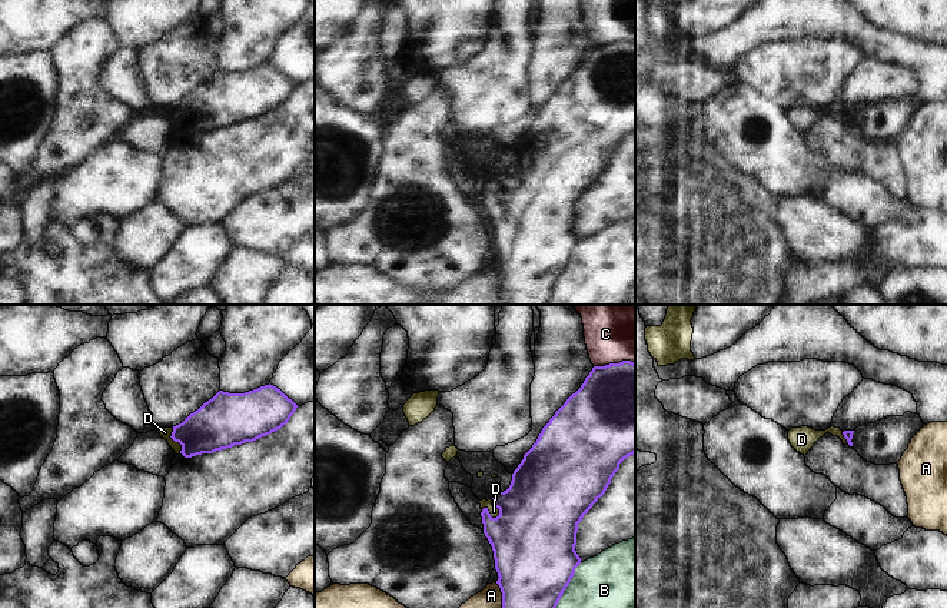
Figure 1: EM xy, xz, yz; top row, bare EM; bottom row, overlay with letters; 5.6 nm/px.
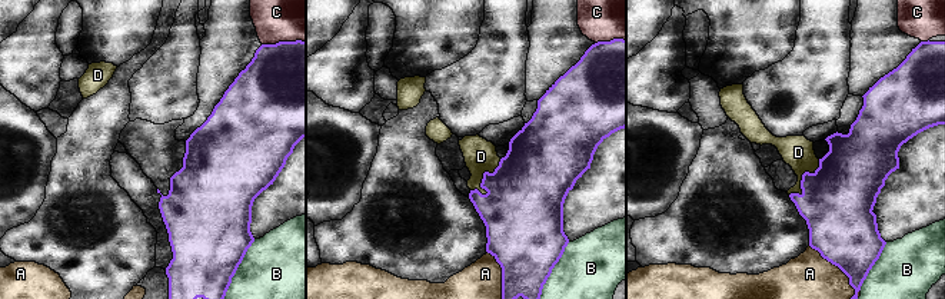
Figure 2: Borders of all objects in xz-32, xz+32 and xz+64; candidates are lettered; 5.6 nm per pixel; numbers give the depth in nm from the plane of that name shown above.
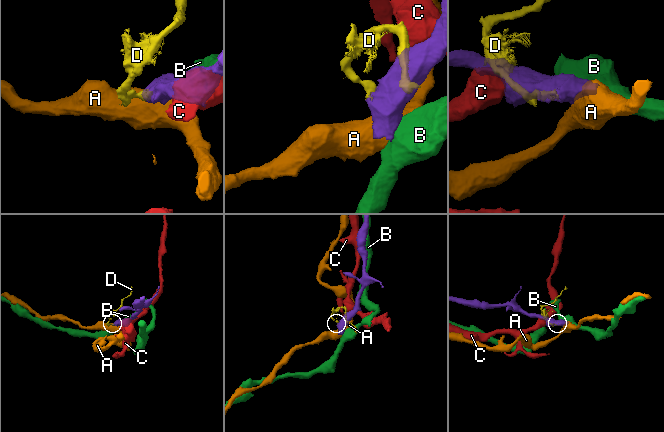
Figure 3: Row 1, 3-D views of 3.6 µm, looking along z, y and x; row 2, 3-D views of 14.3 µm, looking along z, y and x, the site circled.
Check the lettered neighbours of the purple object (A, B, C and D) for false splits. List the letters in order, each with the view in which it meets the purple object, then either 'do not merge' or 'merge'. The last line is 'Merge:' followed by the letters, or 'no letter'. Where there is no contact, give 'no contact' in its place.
A: meets purple in xz; do not merge
B: meets purple in xz; do not merge
C: meets purple in xz; do not merge
D: meets purple in xz; do not merge
Merge: no letter

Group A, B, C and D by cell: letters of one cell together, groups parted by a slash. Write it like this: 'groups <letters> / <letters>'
groups A / B / C / D

